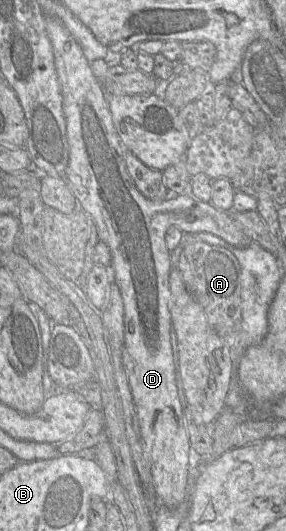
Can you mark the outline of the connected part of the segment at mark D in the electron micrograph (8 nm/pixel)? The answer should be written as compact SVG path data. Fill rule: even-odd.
M46 17L45 22L46 32L53 48L66 120L69 160L65 179L78 201L79 209L83 210L92 220L99 241L104 242L110 250L112 280L118 286L124 304L123 364L137 409L143 438L143 450L151 463L153 496L156 495L168 508L176 508L182 503L186 493L191 444L178 394L170 341L172 321L169 275L172 263L165 235L169 227L176 226L185 234L212 233L237 248L246 247L254 241L244 233L240 224L231 217L230 212L219 210L210 202L203 202L195 198L190 192L169 196L160 202L151 201L139 192L126 167L128 149L121 142L115 130L107 94L100 81L93 74L91 63L83 54L81 46L63 24L51 17Z

